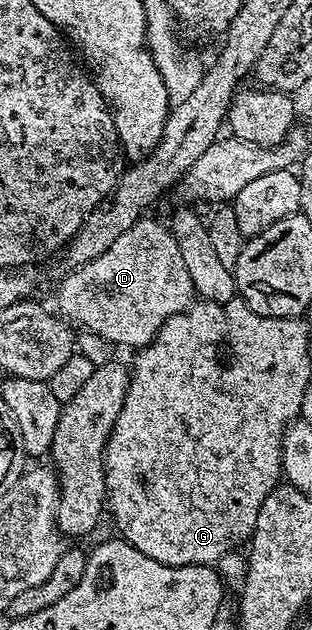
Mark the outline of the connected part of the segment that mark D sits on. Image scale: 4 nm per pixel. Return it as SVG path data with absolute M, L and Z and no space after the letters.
M143 218L137 220L100 258L92 258L83 268L75 268L65 273L62 285L58 288L57 315L65 318L71 325L99 336L113 346L123 344L126 348L137 350L154 341L160 326L169 316L175 316L190 307L196 293L194 283L188 274L188 266L184 266L184 258L180 258L178 239L170 233L169 227L158 220Z

